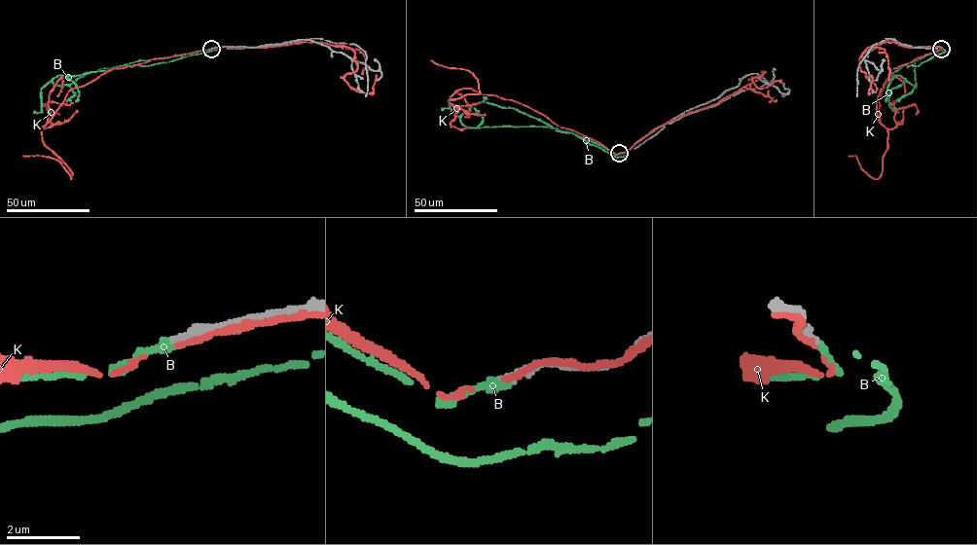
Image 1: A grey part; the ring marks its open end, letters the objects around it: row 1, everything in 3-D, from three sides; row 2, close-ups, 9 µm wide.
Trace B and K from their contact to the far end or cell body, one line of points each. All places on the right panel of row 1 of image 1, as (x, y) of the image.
B: (942, 49), (915, 61), (915, 85), (899, 75), (890, 76), (904, 65), (918, 66), (922, 62)
K: (942, 49), (888, 72), (876, 103), (878, 121), (886, 129), (881, 175), (872, 178), (855, 155), (849, 156)

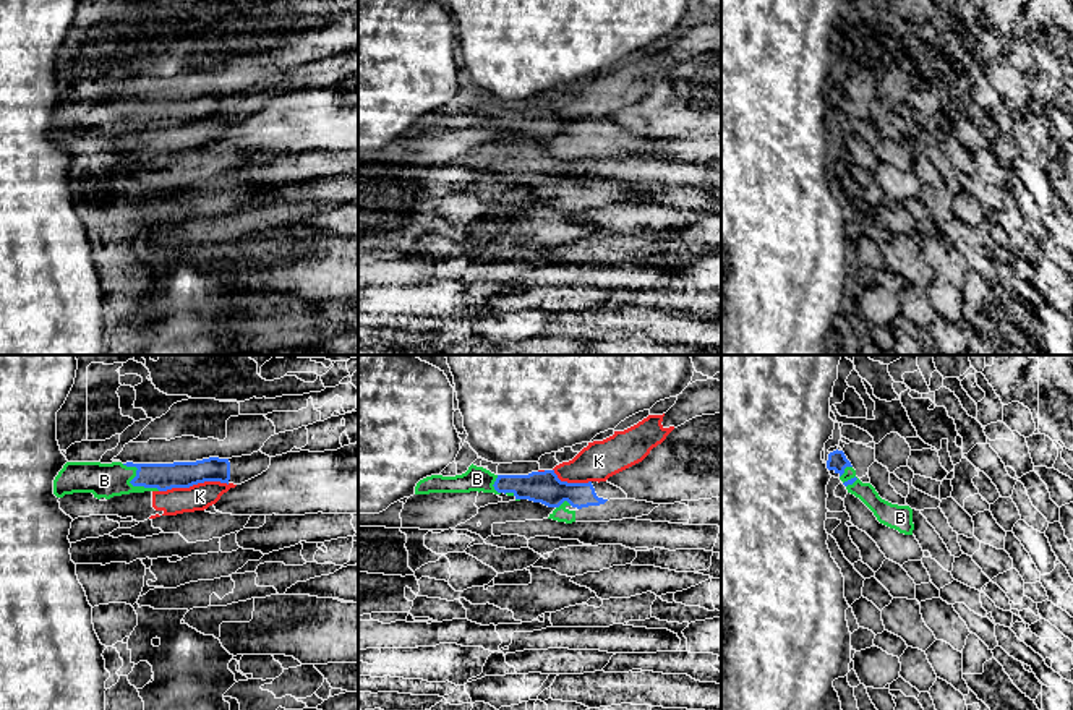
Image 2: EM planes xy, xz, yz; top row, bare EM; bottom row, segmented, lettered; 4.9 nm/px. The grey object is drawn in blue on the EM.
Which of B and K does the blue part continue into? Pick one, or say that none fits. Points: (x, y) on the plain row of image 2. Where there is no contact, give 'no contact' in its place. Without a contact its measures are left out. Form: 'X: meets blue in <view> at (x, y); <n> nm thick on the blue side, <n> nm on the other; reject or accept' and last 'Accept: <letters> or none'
B: meets blue in xy at (132, 120); 130 nm thick on the blue side, 180 nm on the other; accept
K: meets blue in xy at (193, 120); 130 nm thick on the blue side, 130 nm on the other; reject
Accept: B

